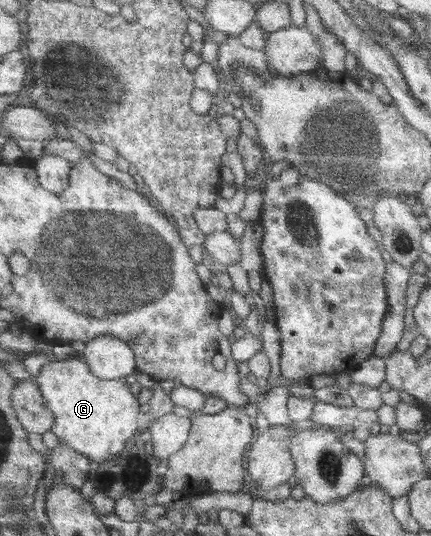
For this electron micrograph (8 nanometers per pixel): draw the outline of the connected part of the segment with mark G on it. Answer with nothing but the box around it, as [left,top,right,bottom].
[36,357,143,462]

